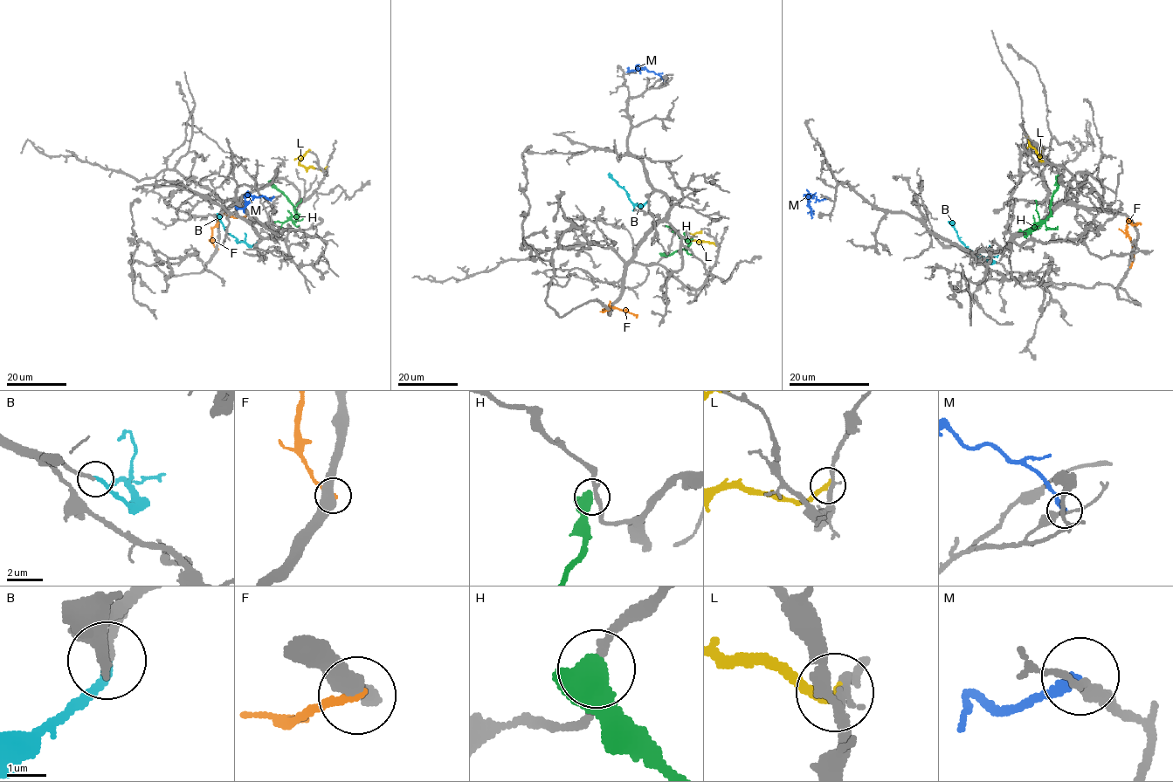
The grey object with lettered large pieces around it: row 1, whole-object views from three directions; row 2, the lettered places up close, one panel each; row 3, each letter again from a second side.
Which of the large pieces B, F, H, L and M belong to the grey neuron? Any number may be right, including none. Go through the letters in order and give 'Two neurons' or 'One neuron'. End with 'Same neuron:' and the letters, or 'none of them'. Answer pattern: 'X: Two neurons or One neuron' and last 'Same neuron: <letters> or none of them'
B: One neuron
F: Two neurons
H: Two neurons
L: Two neurons
M: Two neurons
Same neuron: B

